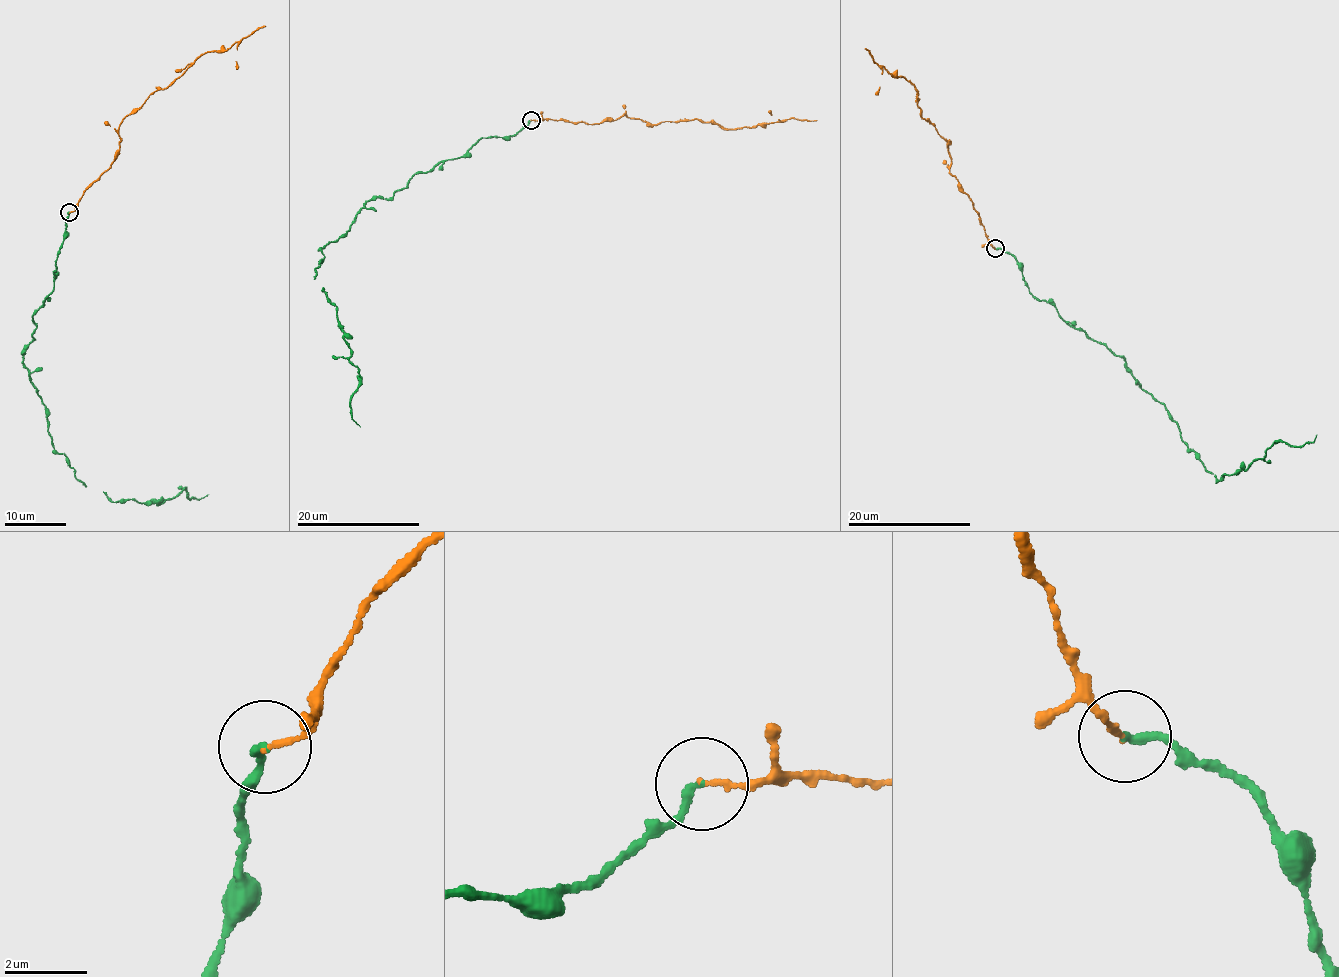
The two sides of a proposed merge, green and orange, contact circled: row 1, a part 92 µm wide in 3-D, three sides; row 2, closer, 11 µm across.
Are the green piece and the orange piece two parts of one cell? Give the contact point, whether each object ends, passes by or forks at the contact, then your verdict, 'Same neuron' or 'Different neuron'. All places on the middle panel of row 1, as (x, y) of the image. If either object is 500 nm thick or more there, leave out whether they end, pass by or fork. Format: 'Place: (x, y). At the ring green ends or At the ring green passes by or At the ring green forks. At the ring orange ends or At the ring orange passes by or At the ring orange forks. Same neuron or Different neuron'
Place: (531, 120). At the ring green ends. At the ring orange ends. Same neuron

